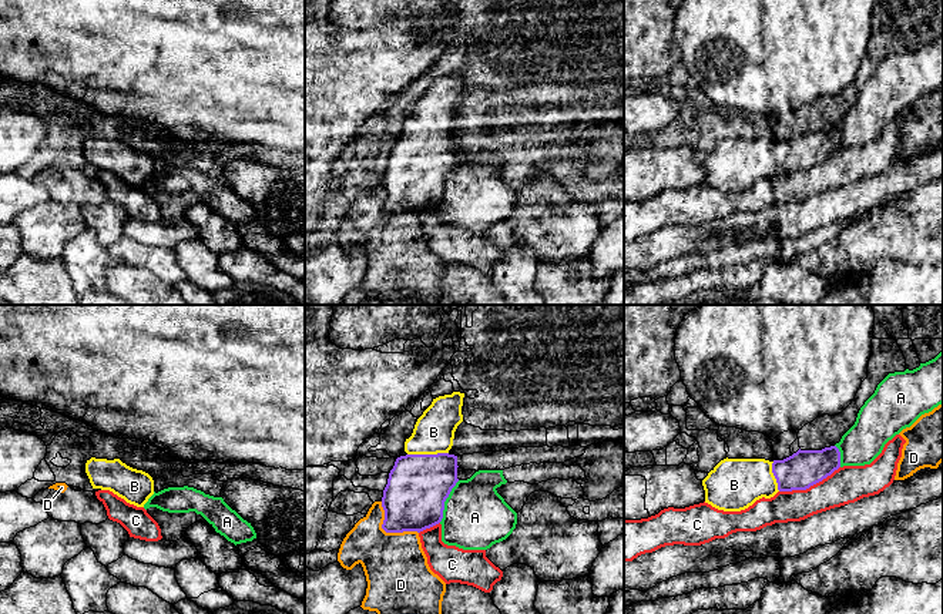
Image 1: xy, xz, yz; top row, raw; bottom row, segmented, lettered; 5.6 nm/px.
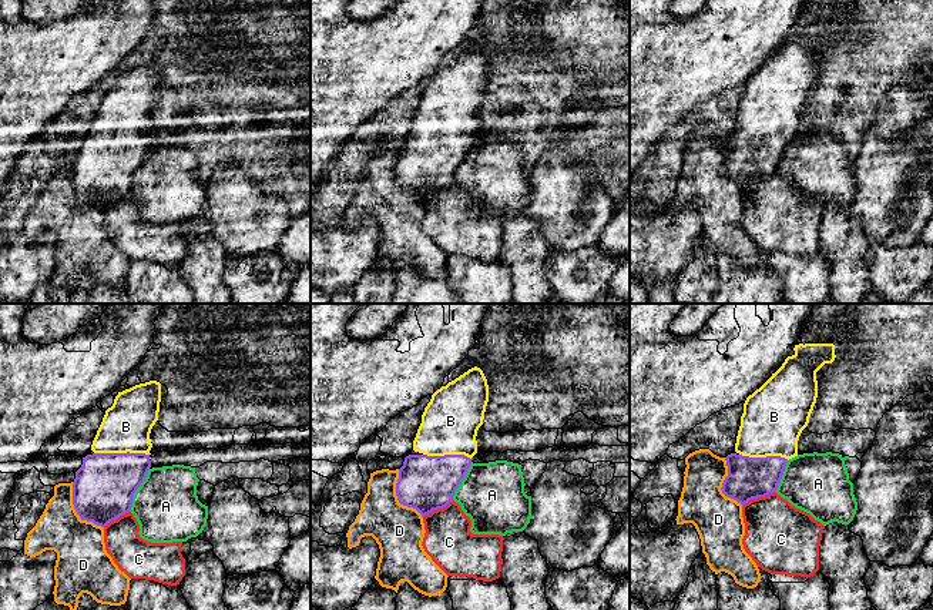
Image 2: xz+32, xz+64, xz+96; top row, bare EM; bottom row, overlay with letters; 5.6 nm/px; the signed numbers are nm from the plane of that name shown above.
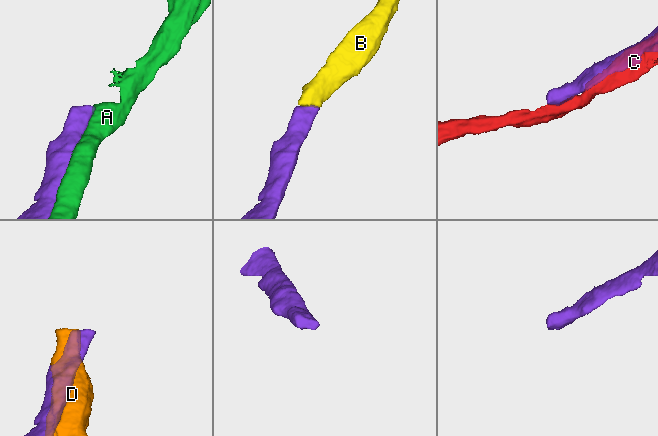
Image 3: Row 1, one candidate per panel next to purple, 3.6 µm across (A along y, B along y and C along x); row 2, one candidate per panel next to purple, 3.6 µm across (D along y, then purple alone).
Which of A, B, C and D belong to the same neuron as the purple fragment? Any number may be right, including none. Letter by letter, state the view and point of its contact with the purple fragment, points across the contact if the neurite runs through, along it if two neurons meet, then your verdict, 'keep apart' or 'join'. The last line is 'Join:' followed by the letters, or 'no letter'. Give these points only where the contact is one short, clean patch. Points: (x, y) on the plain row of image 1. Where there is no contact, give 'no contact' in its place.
A: xz (445, 181) | keep apart
B: xz (428, 136) | across xz (418, 167), (428, 154), (428, 136), (433, 113) | join
C: yz (809, 167) | keep apart
D: xz (388, 212) | keep apart
Join: B

